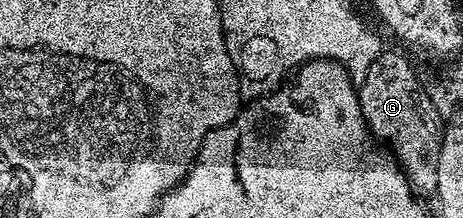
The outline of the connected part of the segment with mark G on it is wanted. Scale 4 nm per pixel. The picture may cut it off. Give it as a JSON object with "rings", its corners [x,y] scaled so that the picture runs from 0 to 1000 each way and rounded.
{"rings":[[[827,229],[778,358],[771,413],[782,537],[801,628],[840,683],[886,821],[896,885],[935,885],[946,853],[944,748],[950,734],[959,550],[916,385],[911,404],[892,303],[864,243]]]}

